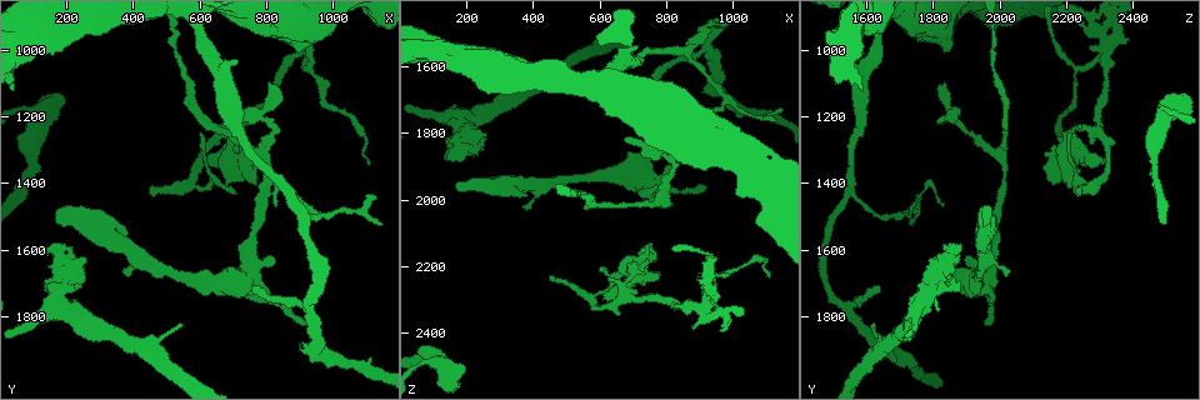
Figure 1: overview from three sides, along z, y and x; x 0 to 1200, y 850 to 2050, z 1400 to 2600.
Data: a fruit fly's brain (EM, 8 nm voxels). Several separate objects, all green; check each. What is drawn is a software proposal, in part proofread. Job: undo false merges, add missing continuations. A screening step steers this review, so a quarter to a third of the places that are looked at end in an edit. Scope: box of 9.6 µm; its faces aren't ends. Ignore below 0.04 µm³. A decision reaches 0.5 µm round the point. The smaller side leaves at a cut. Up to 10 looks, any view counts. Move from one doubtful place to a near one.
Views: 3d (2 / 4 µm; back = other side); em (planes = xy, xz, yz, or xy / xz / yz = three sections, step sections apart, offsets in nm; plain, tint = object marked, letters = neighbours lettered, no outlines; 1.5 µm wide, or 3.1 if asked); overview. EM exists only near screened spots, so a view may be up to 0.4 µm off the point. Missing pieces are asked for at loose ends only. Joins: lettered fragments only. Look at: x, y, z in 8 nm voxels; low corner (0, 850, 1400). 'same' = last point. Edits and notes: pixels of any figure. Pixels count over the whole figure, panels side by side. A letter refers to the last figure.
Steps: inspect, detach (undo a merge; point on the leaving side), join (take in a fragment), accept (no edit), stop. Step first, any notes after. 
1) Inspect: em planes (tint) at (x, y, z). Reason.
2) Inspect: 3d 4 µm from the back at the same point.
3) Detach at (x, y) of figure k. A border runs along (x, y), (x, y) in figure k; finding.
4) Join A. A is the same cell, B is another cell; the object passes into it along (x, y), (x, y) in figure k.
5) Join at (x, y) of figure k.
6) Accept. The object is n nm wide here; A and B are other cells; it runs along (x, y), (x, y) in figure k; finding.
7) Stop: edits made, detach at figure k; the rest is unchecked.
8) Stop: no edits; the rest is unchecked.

Inspect: 3d 2 µm at (110, 1190, 2490). Calibre changes.

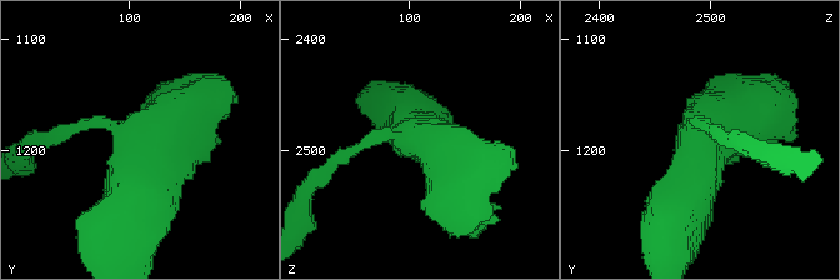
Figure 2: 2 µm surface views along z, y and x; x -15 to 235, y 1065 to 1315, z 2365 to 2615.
Inspect: em xy step 8 (tint) at (116, 1200, 2488). Need the tissue.

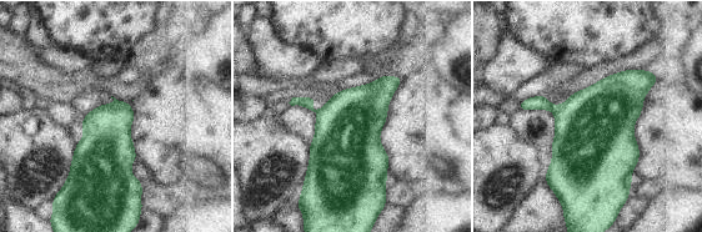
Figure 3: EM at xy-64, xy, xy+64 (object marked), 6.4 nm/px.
Inspect: em planes (letters) at the same point. Cut it another way.

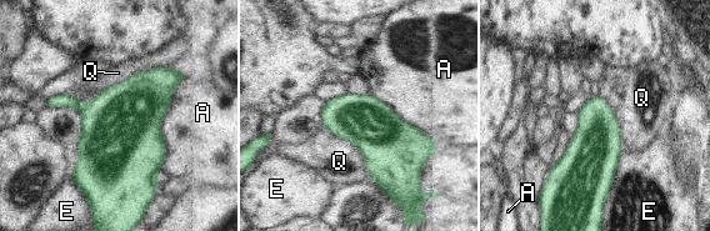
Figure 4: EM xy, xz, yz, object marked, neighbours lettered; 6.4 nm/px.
Detach at (65, 100) of figure 4. The object is 320 nm wide here; A, E and Q are other cells; a border runs along (85, 104), (80, 109) in figure 4; two neurons meet here.

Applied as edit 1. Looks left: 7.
Inspect: em yz step 8 (letters) at (170, 1510, 1960). Branch stops here.

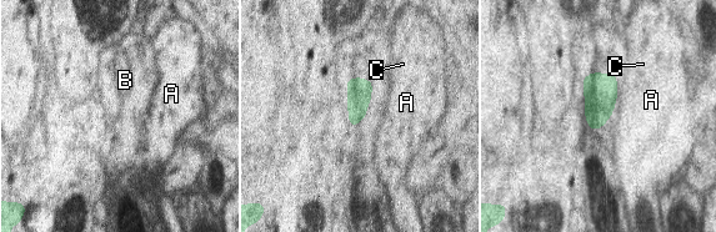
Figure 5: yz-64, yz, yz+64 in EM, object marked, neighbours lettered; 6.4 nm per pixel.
Inspect: em planes (letters) at the same point. Another direction.

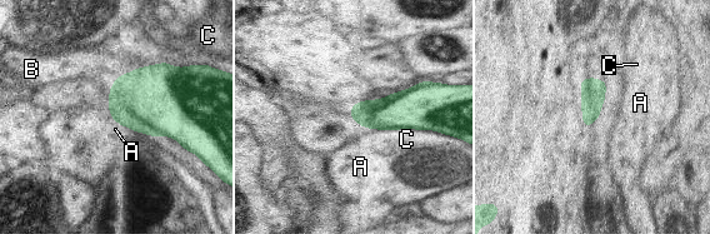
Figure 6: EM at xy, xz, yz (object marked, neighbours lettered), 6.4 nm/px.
Join B. B is the same cell, A and C are other cells; the object passes into it along (149, 99), (113, 85), (89, 63) in figure 6; it goes on there.

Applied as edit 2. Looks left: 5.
Inspect: overview.

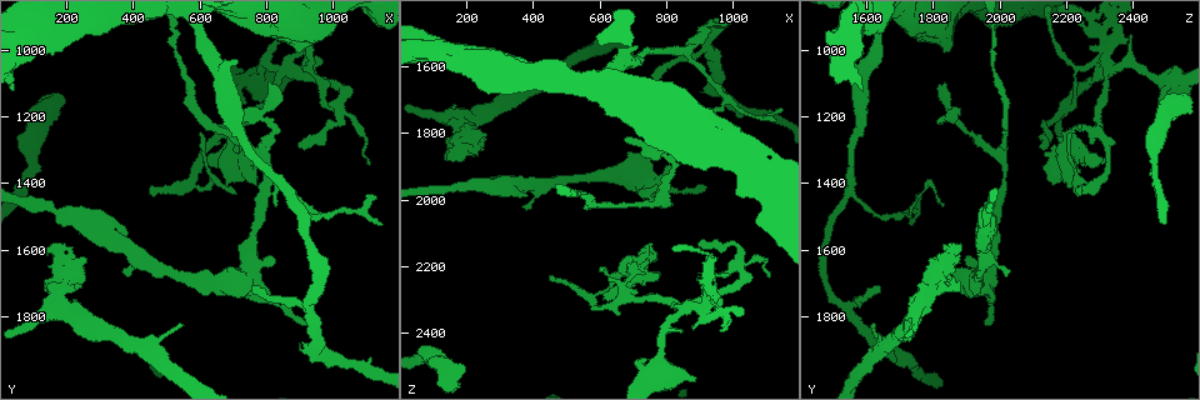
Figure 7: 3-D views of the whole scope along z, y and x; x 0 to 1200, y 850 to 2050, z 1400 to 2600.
Inspect: 3d 4 µm at (880, 1080, 2540). Branch stops here.

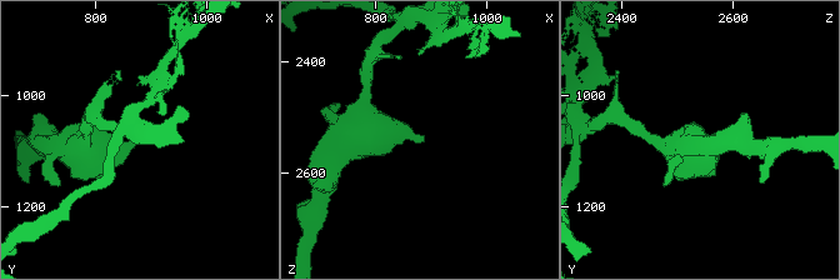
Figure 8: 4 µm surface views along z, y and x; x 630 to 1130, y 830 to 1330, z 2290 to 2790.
Inspect: em planes (letters) at the same point. Shape alone is not enough.

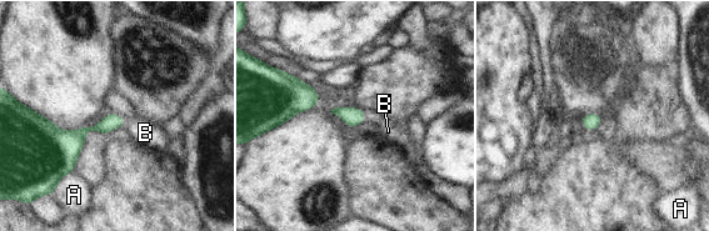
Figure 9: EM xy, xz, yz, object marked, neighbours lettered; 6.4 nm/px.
Join B. B is the same cell, A is another cell; the object passes into it along (350, 116), (365, 111), (388, 131) in figure 9; the neuron continues.

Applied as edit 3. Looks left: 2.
Inspect: em xy step 4 (letters) at (380, 1680, 2020). An open end.

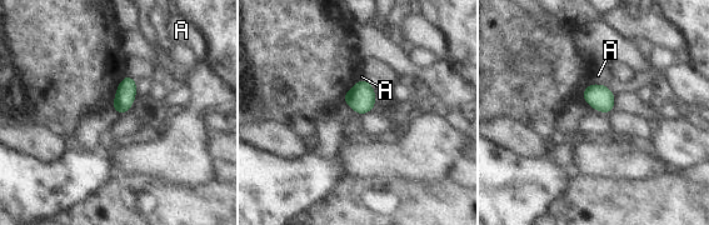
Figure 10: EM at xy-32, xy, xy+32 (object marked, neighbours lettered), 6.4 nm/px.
Accept. The object is 130 nm wide here; A is another cell; a border runs along (589, 83), (607, 85) in figure 10; no lettered fragment goes on from it.

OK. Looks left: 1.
Stop: edits made, detach at figure 4, join at figure 6, join at figure 9; the rest is unchecked.

